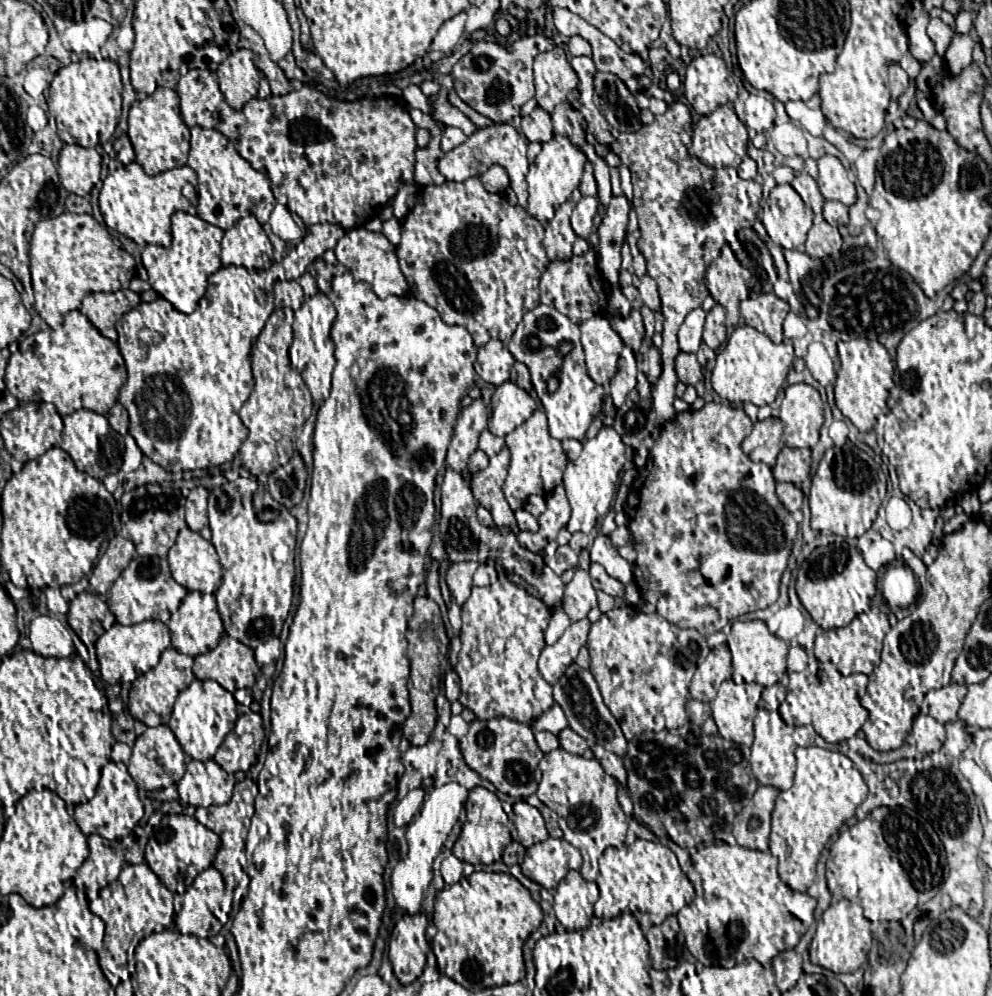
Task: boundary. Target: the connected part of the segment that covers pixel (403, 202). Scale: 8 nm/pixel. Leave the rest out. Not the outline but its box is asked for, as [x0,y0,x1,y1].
[394,184,412,220]

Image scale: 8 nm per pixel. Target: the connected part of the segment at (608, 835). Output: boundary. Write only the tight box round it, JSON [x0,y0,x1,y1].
[536,748,628,880]

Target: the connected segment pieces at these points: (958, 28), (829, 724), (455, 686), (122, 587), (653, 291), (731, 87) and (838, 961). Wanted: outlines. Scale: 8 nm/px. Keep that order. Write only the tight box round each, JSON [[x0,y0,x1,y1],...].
[[955,11,973,34],[779,662,869,742],[444,670,460,702],[108,556,188,626],[640,276,660,310],[684,54,736,114],[810,900,872,973]]

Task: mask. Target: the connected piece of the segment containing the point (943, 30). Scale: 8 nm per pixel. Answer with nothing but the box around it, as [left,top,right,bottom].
[928,18,954,56]

